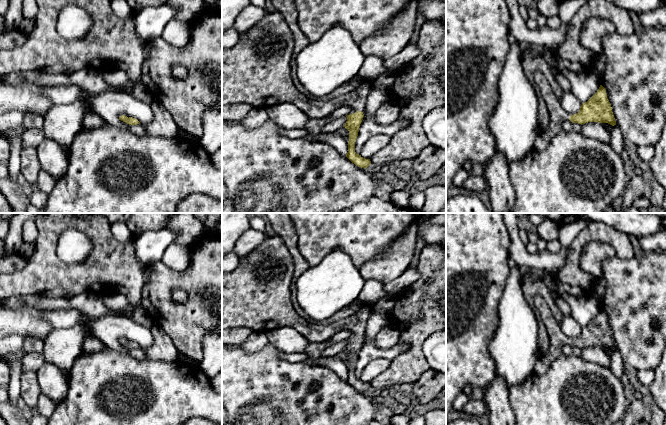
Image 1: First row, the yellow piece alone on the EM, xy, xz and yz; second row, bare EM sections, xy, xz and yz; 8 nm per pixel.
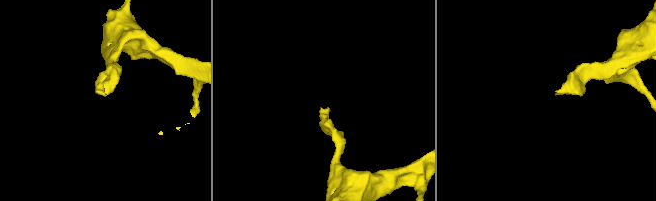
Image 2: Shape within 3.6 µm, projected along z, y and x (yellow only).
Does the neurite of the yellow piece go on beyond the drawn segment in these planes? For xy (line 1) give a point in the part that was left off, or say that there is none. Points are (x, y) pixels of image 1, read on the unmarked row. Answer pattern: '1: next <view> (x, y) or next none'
1: next none

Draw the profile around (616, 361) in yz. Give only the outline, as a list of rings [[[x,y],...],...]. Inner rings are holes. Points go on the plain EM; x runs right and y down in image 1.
[[[618,349],[611,350],[607,356],[610,360],[610,369],[619,379],[621,379],[625,374],[625,371],[624,360],[620,351]]]

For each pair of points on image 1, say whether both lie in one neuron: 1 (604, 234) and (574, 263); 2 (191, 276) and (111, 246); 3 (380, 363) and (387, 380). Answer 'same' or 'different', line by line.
1: same
2: different
3: different

